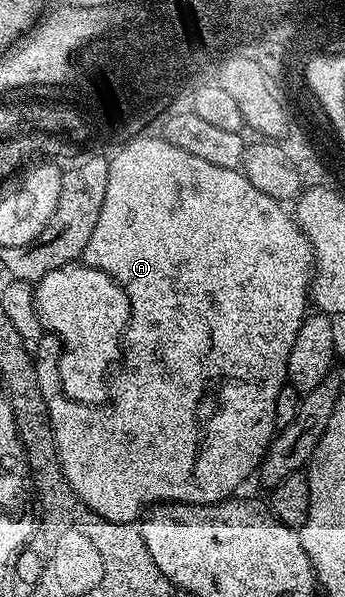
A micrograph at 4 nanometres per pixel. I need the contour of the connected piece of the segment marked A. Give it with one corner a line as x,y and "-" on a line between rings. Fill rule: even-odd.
133,142
129,150
121,150
121,154
117,154
109,186
109,193
113,197
112,204
105,210
107,214
101,215
93,241
85,251
83,260
88,266
110,274
124,288
131,300
135,316
131,336
136,339
129,345
127,376
117,389
117,399
113,401
131,402
131,466
117,468
117,474
105,472
105,468
95,468
95,452
91,452
89,447
89,418
95,416
95,411
50,409
47,417
49,425
53,427
53,445
57,451
57,461
61,463
61,472
74,494
100,518
108,518
111,522
132,523
142,517
142,506
149,508
163,502
216,504
226,501
240,491
237,489
249,477
254,477
257,467
261,465
261,457
273,441
275,427
278,425
277,401
281,398
281,389
286,389
287,386
287,360
291,344
295,344
295,336
299,336
299,328
307,317
305,305
308,307
311,302
311,279
315,273
315,263
313,245
297,225
294,215
290,211
288,214
278,199
259,192
259,188
251,185
240,169
228,170
215,164
207,164
207,160
199,160
199,156
191,156
191,152
183,152
183,148
175,148
168,143
-
141,349
150,349
146,362

